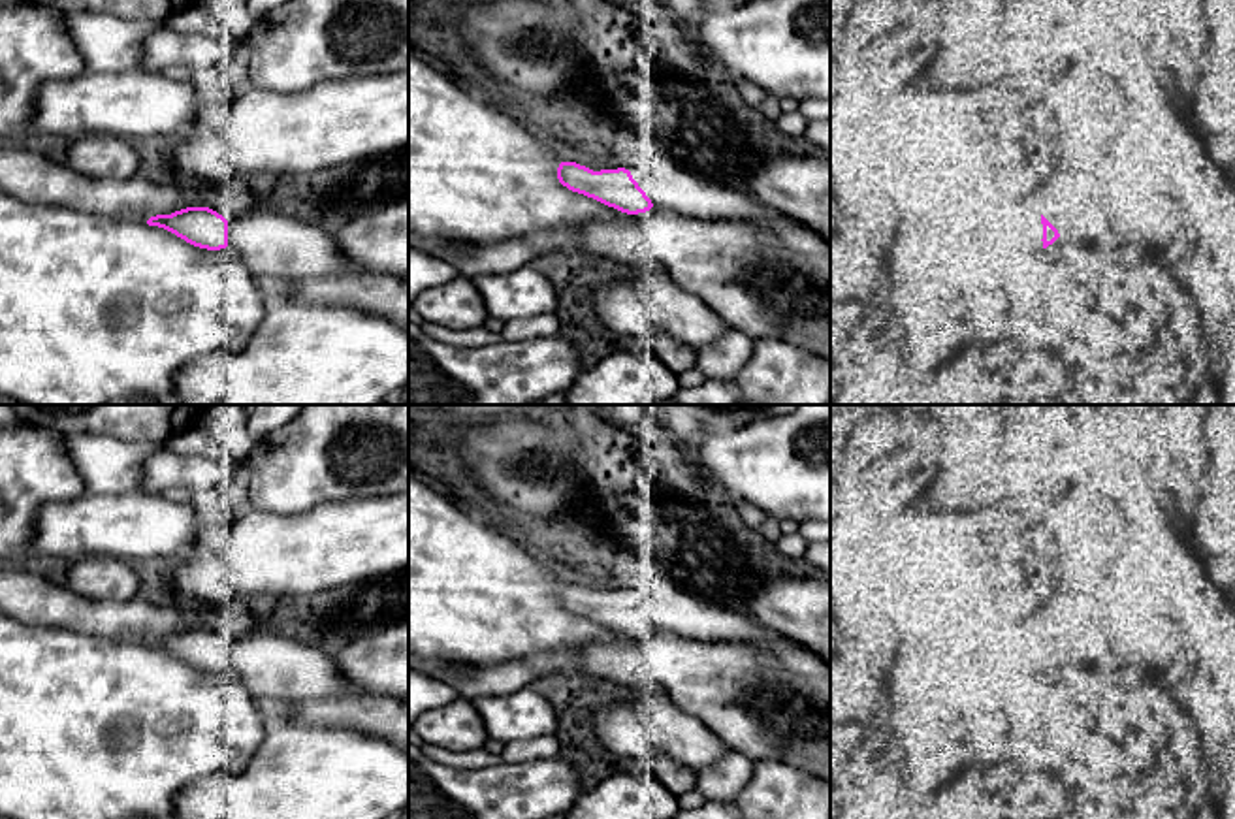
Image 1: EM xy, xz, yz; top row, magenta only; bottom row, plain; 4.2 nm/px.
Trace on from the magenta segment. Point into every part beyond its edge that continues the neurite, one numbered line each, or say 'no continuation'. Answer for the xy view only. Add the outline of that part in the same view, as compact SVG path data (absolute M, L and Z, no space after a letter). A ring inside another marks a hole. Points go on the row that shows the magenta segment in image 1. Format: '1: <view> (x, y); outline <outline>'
1: xy (273, 241); outline M269 207L228 220L232 245L252 277L303 281L361 271L337 249L335 232L297 218L288 207Z

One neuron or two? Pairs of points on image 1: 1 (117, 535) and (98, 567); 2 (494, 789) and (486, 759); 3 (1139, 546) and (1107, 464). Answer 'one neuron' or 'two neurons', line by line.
1: two neurons
2: two neurons
3: one neuron

